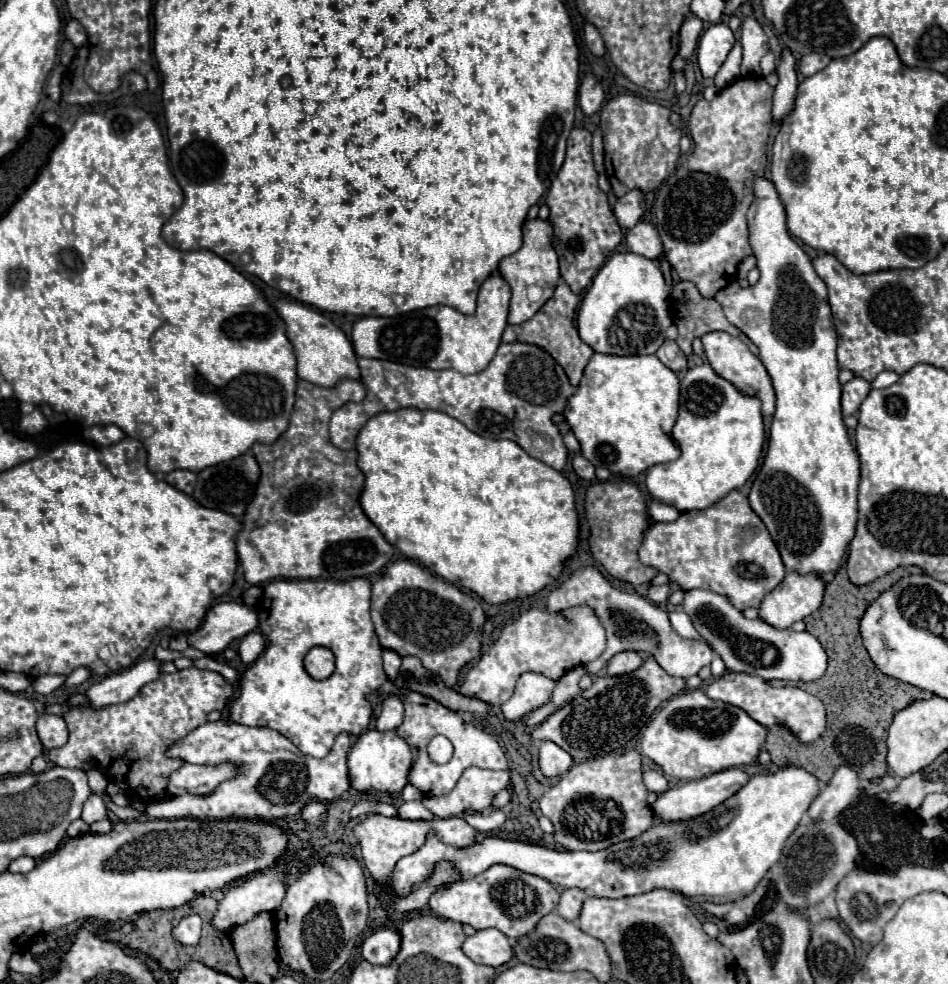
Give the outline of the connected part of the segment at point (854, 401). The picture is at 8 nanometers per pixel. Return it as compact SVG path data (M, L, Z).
M854 377L852 381L844 383L842 385L842 415L844 417L856 415L860 409L860 403L868 395L868 391L870 391L870 383L860 377Z

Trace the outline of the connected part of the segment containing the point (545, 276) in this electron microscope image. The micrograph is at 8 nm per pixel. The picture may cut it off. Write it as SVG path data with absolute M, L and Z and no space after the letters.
M532 219L526 221L522 227L522 247L514 253L508 255L500 261L500 275L506 279L506 283L512 289L512 299L510 299L510 311L508 311L508 323L524 323L528 321L554 293L558 279L560 279L560 269L558 269L558 257L552 247L552 225L542 219Z

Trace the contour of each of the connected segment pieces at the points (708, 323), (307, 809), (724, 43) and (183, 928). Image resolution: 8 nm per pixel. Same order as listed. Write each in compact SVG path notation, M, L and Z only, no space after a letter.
M686 281L676 283L674 289L672 289L672 297L670 297L670 299L672 299L674 323L676 323L676 327L678 327L678 339L676 339L676 343L678 343L678 347L680 347L686 355L692 353L692 339L694 339L694 337L702 337L702 335L706 335L706 333L710 333L710 331L726 331L726 333L734 335L734 337L742 339L742 341L750 347L750 351L752 351L754 355L758 355L758 347L756 347L746 335L742 335L742 331L740 331L738 327L734 327L734 325L724 317L724 311L722 311L722 307L720 307L720 303L716 303L714 299L704 299L704 297L696 291L696 287L694 287L692 283L686 283Z
M314 799L314 801L308 801L308 803L302 807L302 811L300 811L302 821L304 821L304 823L310 823L310 825L322 823L324 813L326 813L326 803L316 801L316 799Z
M726 23L710 25L698 43L698 67L704 77L714 77L734 45L734 35Z
M186 915L172 929L172 937L180 945L196 945L200 939L200 929L202 929L200 915Z

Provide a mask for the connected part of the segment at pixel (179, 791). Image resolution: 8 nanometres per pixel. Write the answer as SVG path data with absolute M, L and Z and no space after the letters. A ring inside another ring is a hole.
M186 763L178 771L170 775L170 785L168 791L172 795L204 795L216 785L236 777L238 765L236 763L220 763L220 765L192 765Z

